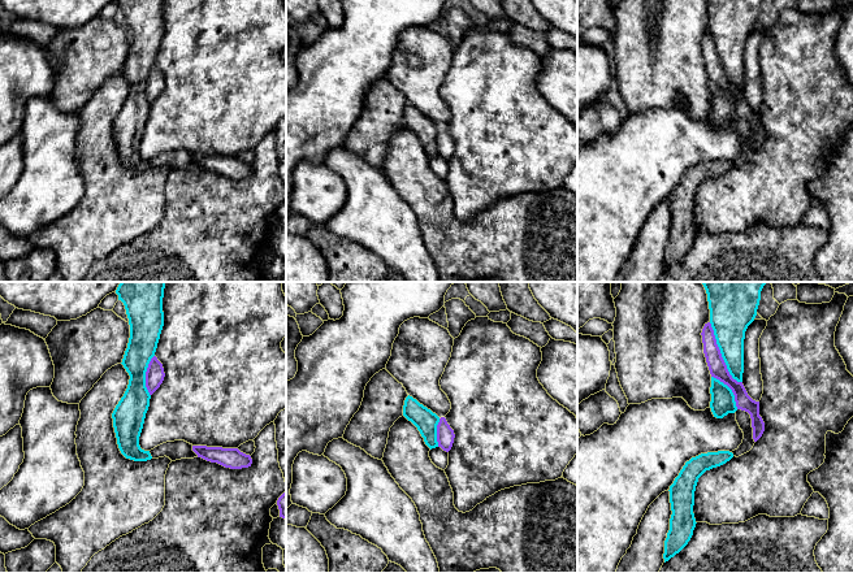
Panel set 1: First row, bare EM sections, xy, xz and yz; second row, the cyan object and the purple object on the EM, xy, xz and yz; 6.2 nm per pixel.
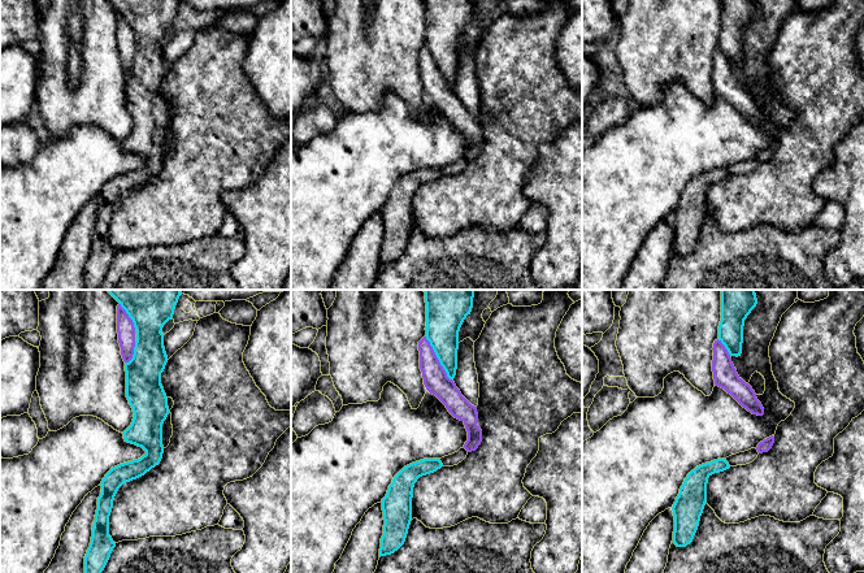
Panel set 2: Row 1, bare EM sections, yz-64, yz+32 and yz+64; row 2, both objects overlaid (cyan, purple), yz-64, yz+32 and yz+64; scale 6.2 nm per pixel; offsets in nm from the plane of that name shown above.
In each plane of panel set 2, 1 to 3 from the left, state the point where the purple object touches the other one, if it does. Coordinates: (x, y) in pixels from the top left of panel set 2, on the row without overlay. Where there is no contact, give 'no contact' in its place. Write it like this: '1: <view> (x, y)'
1: yz-64 (129, 25)
2: yz+32 (438, 68)
3: yz+64 (725, 56)

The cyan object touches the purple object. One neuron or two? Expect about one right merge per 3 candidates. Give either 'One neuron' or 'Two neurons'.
Two neurons

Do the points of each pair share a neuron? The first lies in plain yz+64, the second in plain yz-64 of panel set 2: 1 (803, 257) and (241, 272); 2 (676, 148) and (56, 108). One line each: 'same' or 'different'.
1: different
2: different

